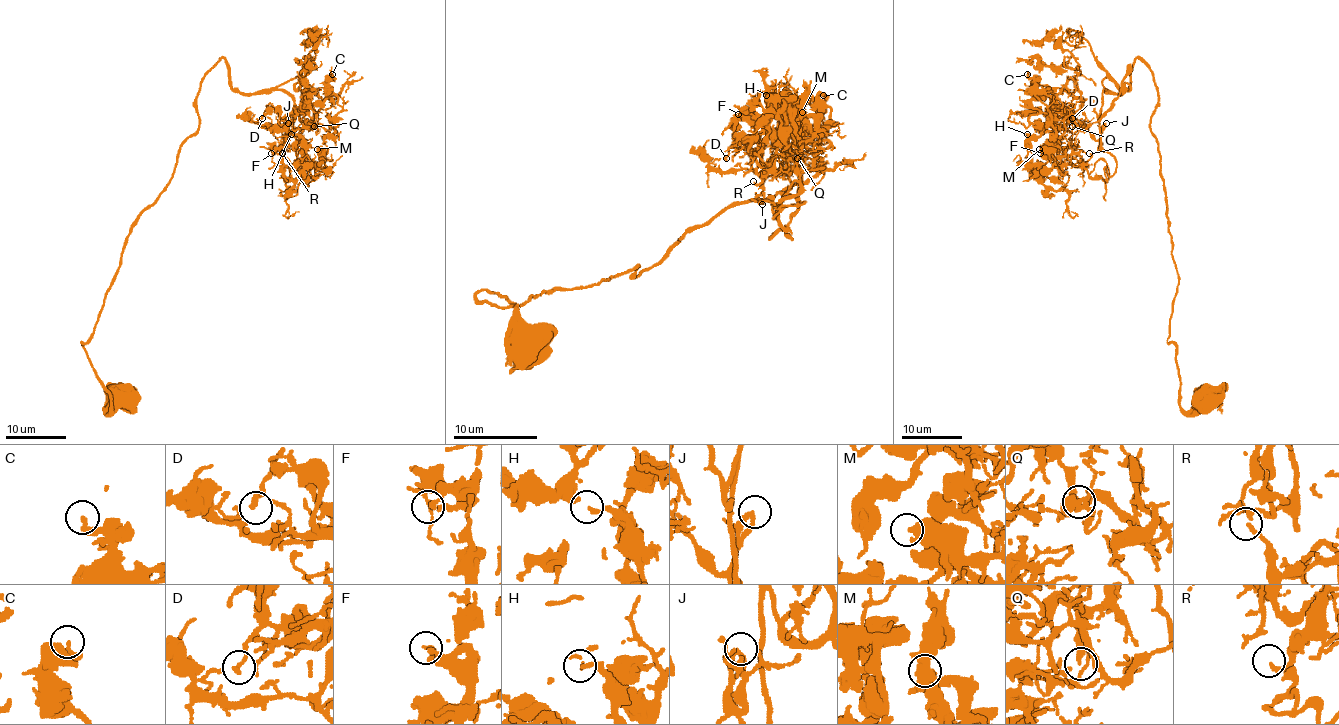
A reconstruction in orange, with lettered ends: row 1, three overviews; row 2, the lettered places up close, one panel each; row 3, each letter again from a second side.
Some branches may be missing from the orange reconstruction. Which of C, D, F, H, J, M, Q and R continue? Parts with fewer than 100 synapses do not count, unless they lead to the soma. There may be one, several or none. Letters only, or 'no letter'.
no letter

